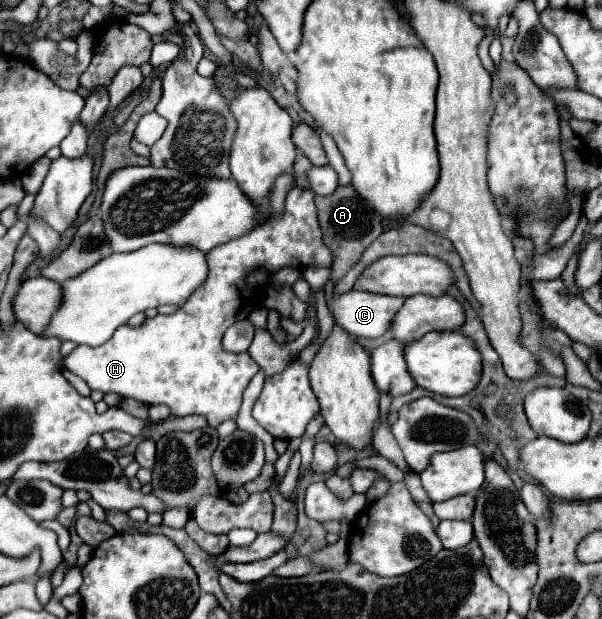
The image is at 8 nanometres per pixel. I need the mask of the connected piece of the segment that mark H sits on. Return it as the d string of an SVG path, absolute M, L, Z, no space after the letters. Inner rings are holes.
M294 186L284 200L284 212L280 216L270 216L266 222L258 224L250 232L246 232L240 238L234 238L222 246L216 246L206 254L208 262L208 278L206 284L198 286L194 296L188 298L184 306L178 308L176 314L168 316L154 316L146 318L140 326L122 324L114 336L98 346L76 346L66 358L64 366L80 376L90 390L100 392L114 392L124 398L134 398L146 406L152 404L166 404L172 410L172 416L188 416L188 414L200 414L206 416L210 426L218 426L226 420L236 420L240 404L242 404L242 392L252 380L252 376L260 370L256 362L248 354L232 354L222 348L222 336L228 330L228 326L234 324L234 320L240 320L246 316L246 298L242 296L240 288L248 288L244 284L244 274L256 266L268 268L268 272L276 272L288 264L296 268L304 266L330 266L332 256L330 250L322 242L322 232L316 218L316 206L314 206L314 194L308 190L302 190Z

